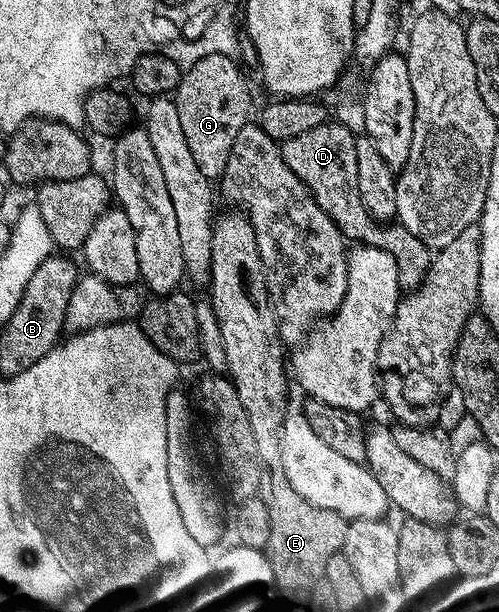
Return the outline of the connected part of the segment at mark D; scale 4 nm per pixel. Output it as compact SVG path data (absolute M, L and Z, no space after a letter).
M329 122L283 141L280 153L286 166L290 166L290 170L294 170L294 174L298 174L298 178L302 178L305 186L312 191L312 197L318 206L322 206L326 220L337 237L357 240L366 246L374 246L374 250L390 254L401 281L413 280L421 271L426 249L394 214L372 212L362 194L362 182L358 182L352 137L353 134L340 124Z

